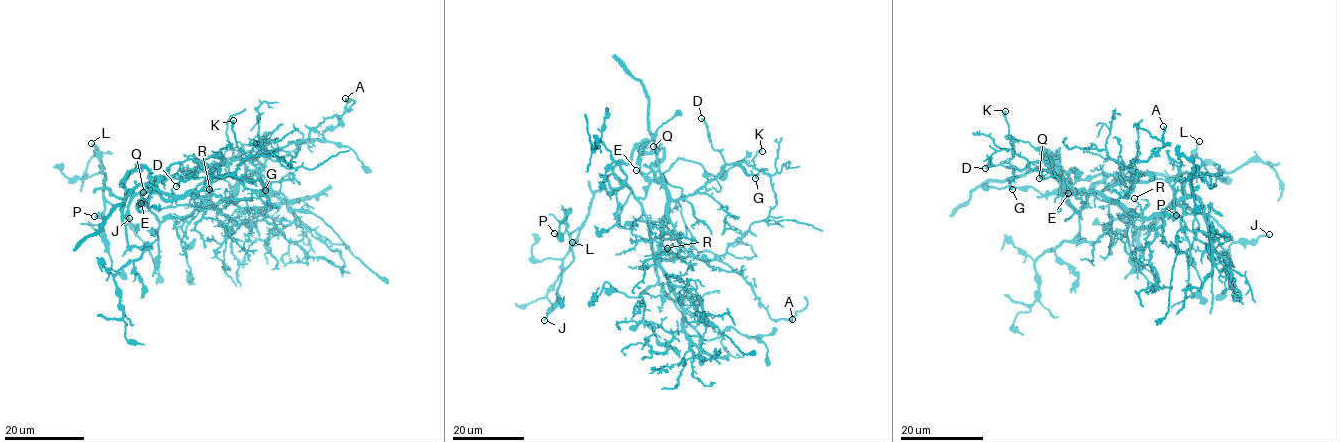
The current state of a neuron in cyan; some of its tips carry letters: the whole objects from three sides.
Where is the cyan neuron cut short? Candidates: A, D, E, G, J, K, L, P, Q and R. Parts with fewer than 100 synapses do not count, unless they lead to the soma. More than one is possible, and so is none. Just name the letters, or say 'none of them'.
none of them

